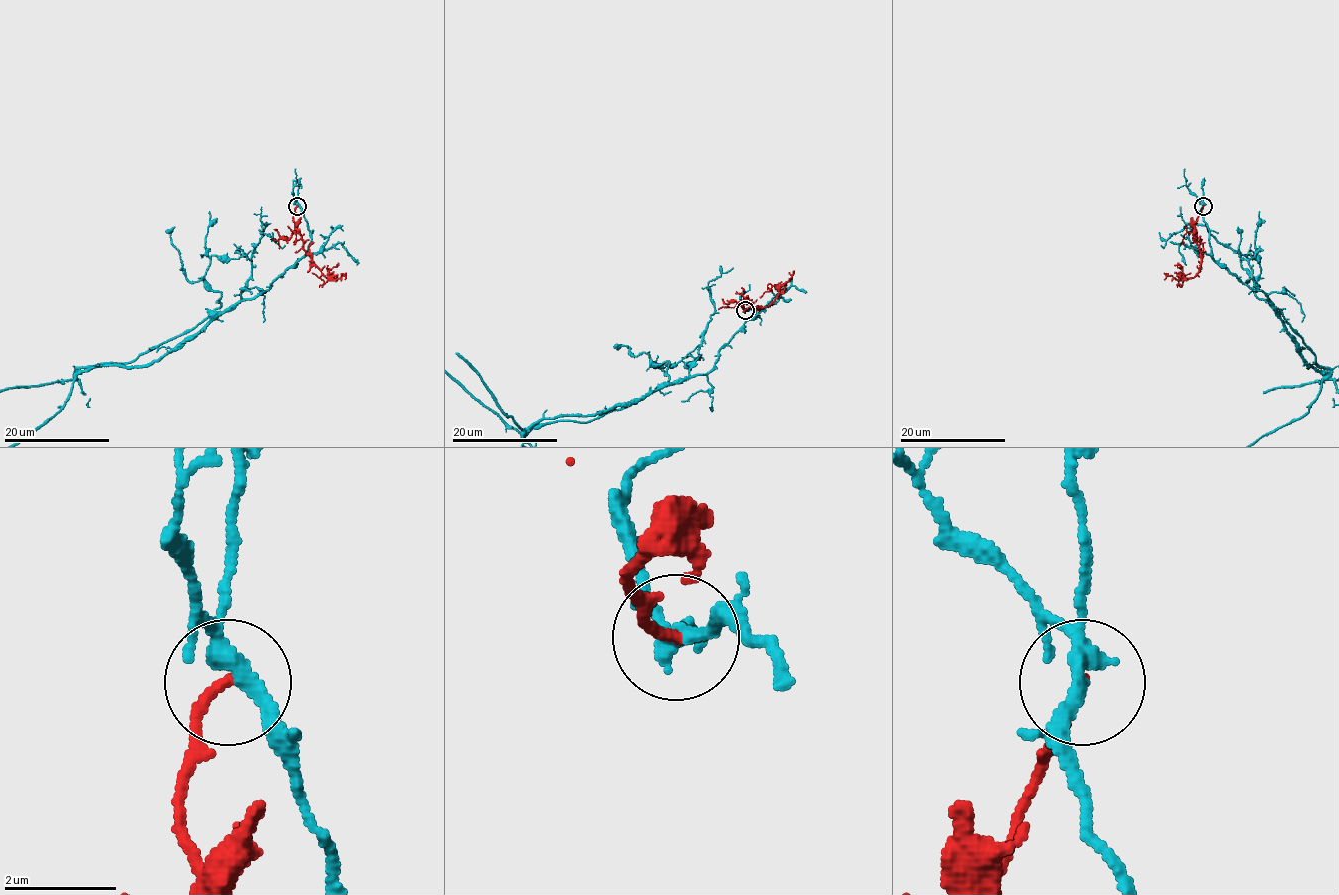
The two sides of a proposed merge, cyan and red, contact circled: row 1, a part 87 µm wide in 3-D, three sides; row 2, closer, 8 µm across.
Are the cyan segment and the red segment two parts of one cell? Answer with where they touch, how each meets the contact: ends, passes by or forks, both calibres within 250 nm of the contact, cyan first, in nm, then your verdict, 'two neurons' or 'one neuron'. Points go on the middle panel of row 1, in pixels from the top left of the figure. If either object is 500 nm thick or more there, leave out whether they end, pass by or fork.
place (745, 310); cyan forks; red ends; calibres 260 and 180 nm; two neurons

